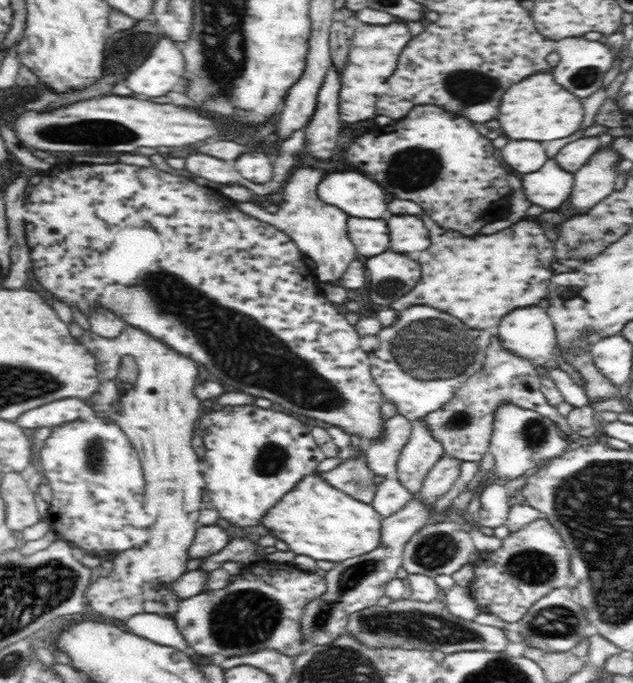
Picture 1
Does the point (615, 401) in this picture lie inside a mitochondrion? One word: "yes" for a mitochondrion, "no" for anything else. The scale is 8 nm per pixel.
no

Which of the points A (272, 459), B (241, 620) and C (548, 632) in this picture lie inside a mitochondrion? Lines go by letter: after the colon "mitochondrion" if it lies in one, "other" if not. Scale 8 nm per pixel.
A: mitochondrion
B: mitochondrion
C: mitochondrion

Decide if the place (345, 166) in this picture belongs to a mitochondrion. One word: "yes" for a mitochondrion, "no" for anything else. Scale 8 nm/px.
no

